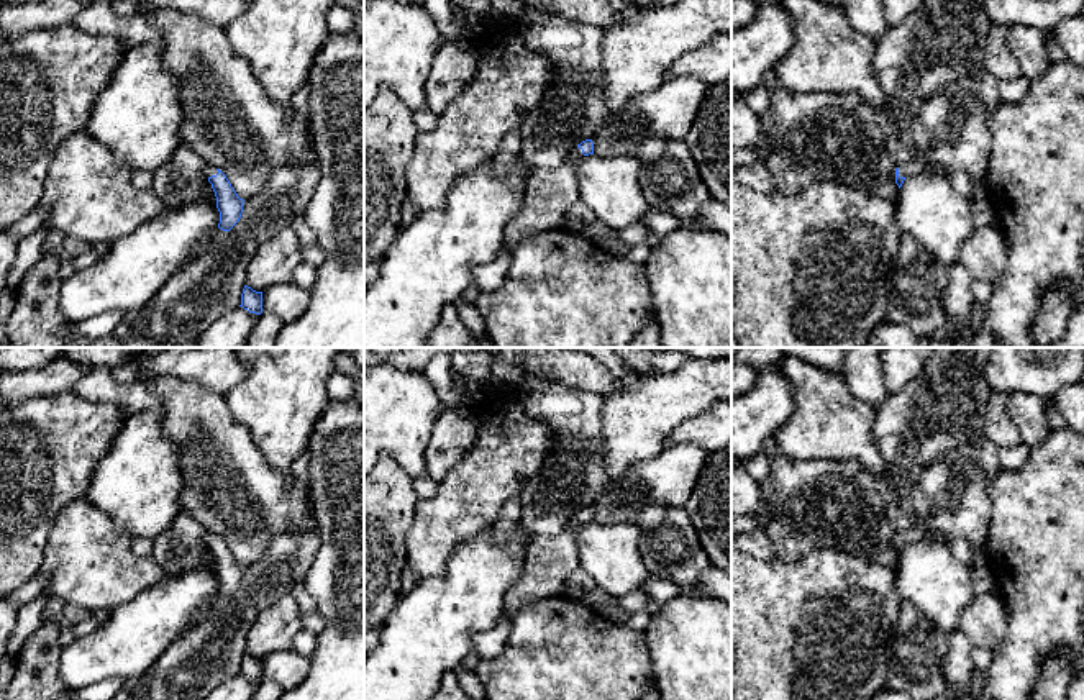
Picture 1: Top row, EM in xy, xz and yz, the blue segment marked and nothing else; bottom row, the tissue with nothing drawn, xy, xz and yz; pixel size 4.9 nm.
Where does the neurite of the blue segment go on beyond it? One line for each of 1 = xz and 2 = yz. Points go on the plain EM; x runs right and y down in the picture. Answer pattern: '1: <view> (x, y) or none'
1: xz (550, 561)
2: yz (920, 531)

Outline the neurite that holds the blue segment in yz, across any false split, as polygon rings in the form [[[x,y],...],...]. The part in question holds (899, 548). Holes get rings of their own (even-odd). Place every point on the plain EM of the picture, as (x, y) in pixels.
[[[918,525],[915,528],[912,528],[910,531],[900,533],[895,536],[895,551],[899,552],[899,556],[902,554],[904,548],[910,543],[925,539],[927,536],[930,536],[935,530],[925,526],[925,525]]]

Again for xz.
[[[592,507],[577,511],[558,536],[538,536],[526,544],[522,575],[505,598],[499,623],[474,636],[474,656],[497,657],[505,648],[510,618],[517,610],[562,593],[566,580],[581,569],[576,530],[589,521],[594,521]]]

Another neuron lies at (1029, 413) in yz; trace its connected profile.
[[[1020,392],[1007,395],[1007,411],[1020,433],[1020,443],[1030,449],[1040,446],[1051,433],[1046,408],[1053,402]]]

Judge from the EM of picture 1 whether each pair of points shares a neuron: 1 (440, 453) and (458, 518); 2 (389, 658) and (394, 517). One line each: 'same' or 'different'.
1: different
2: different

